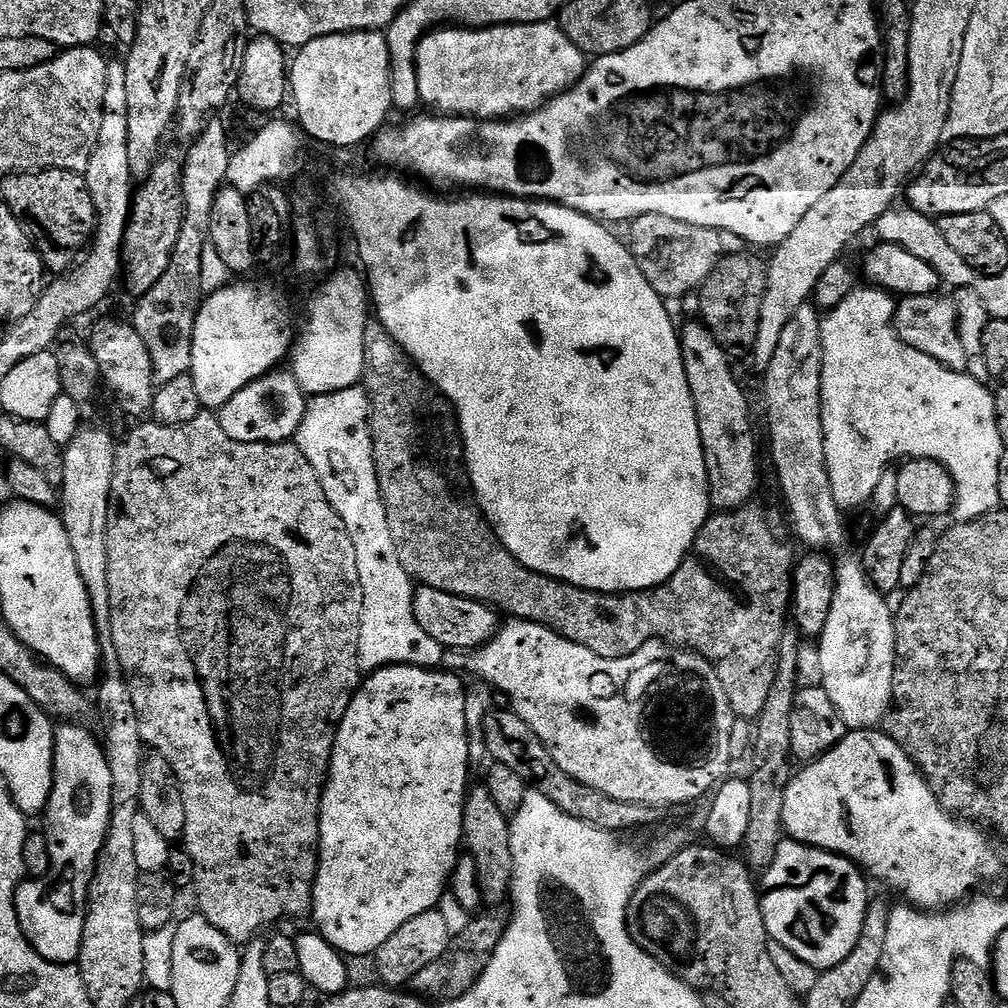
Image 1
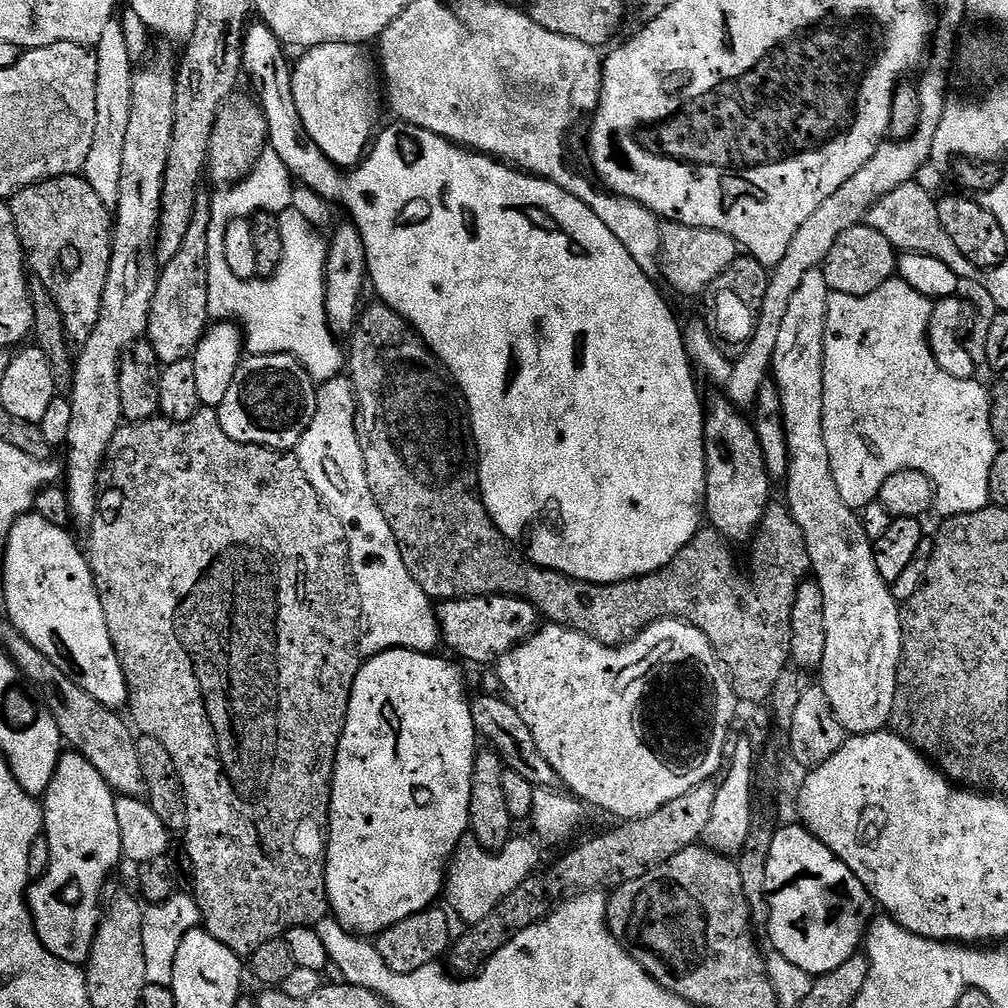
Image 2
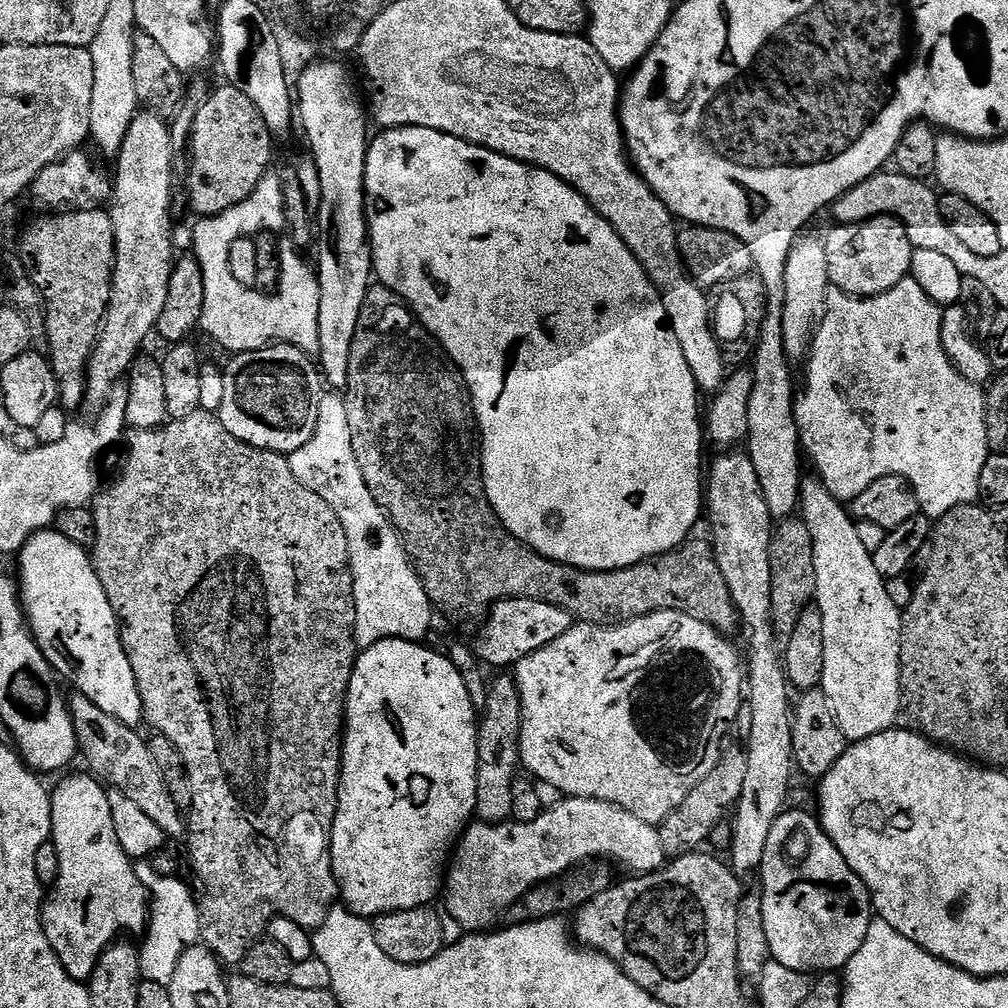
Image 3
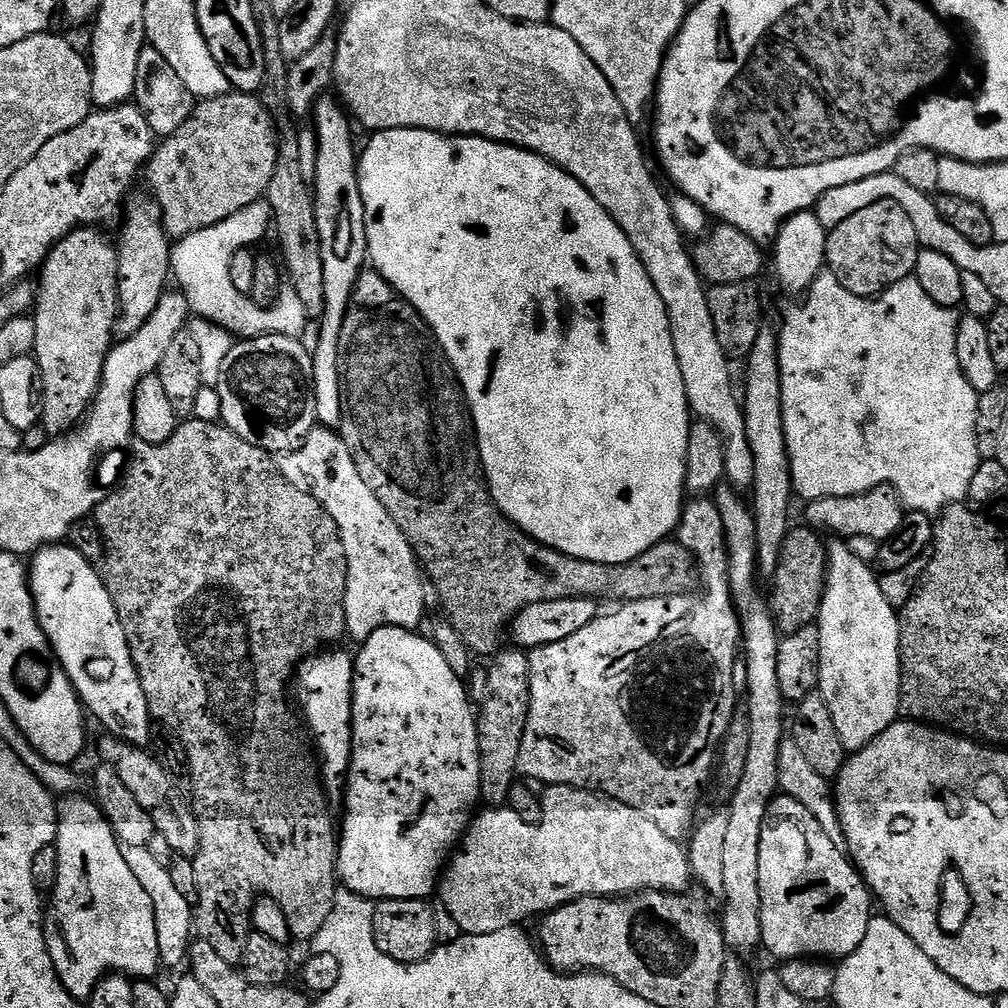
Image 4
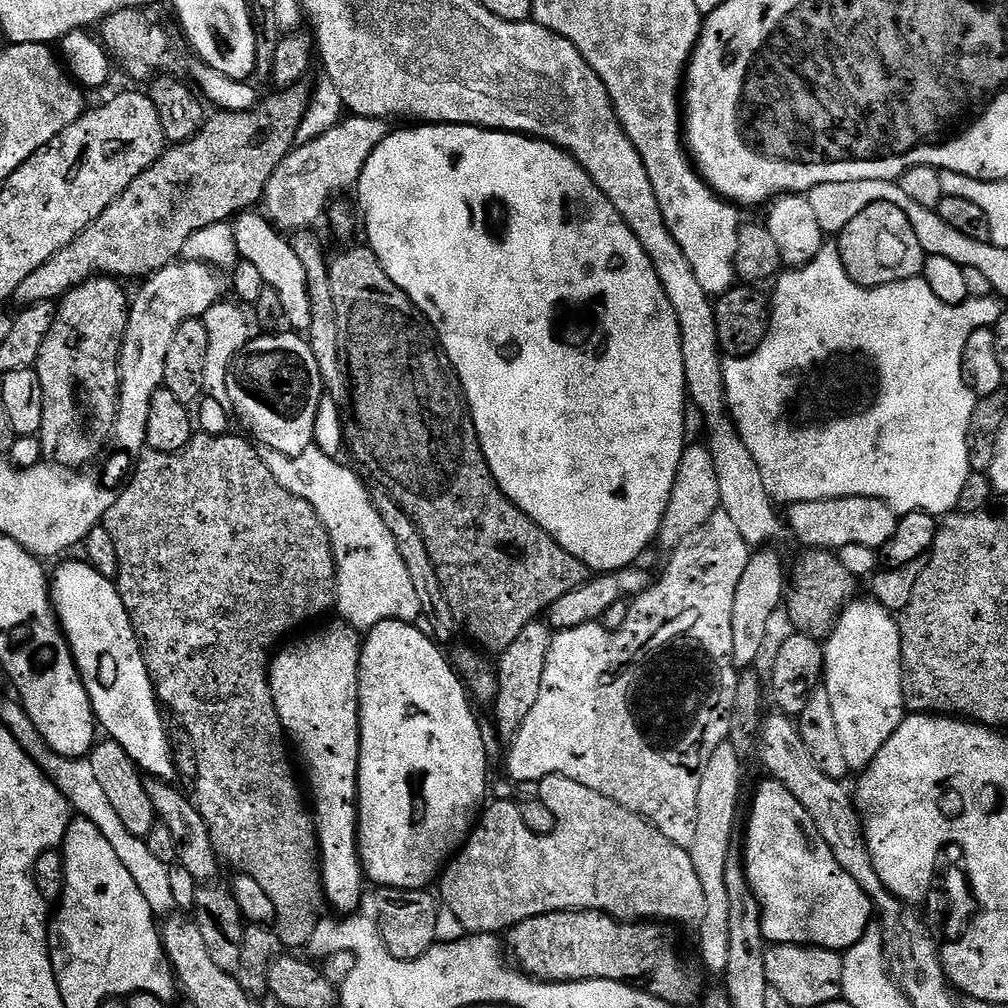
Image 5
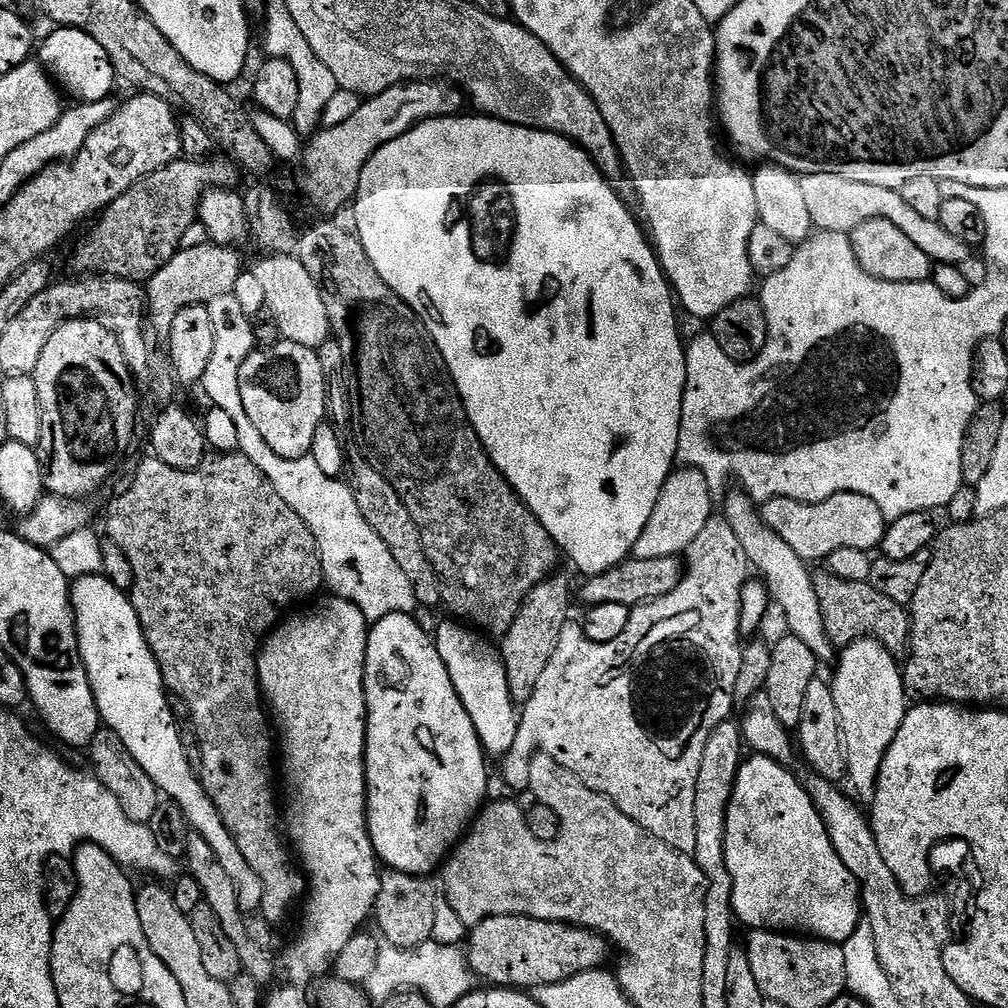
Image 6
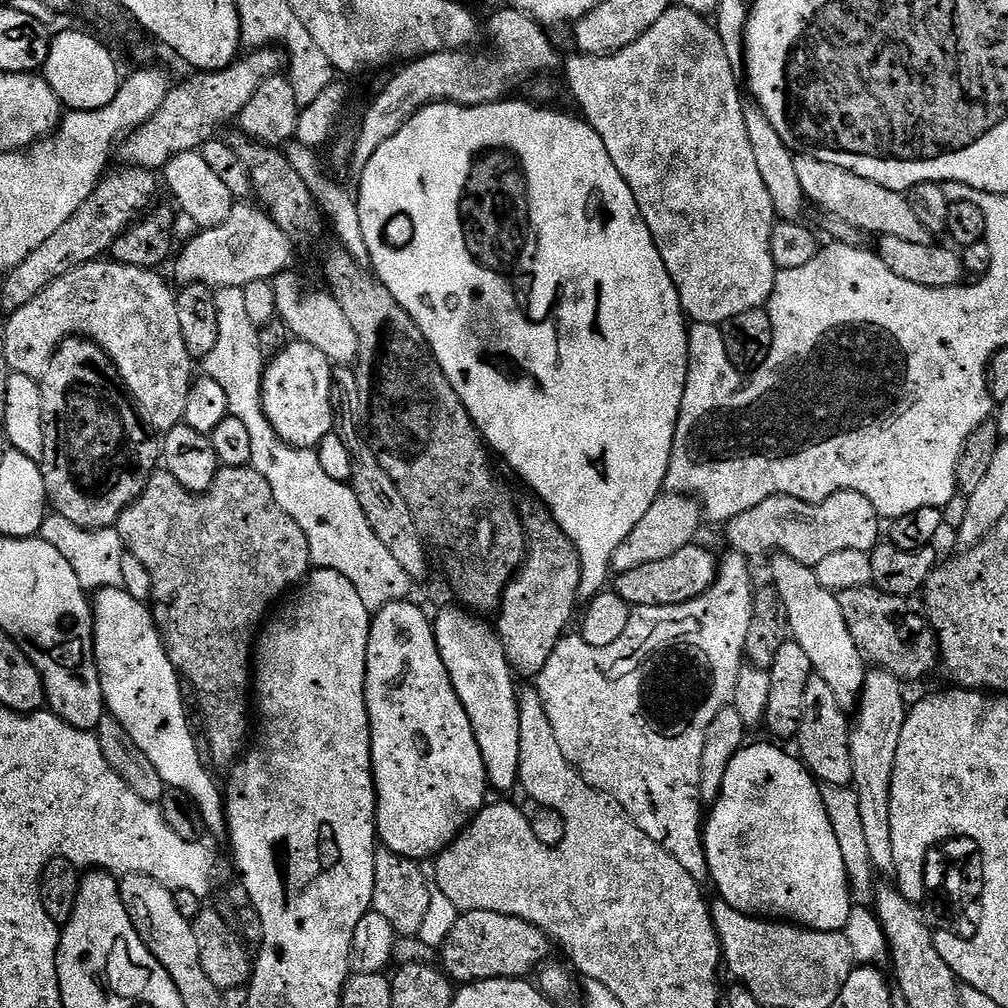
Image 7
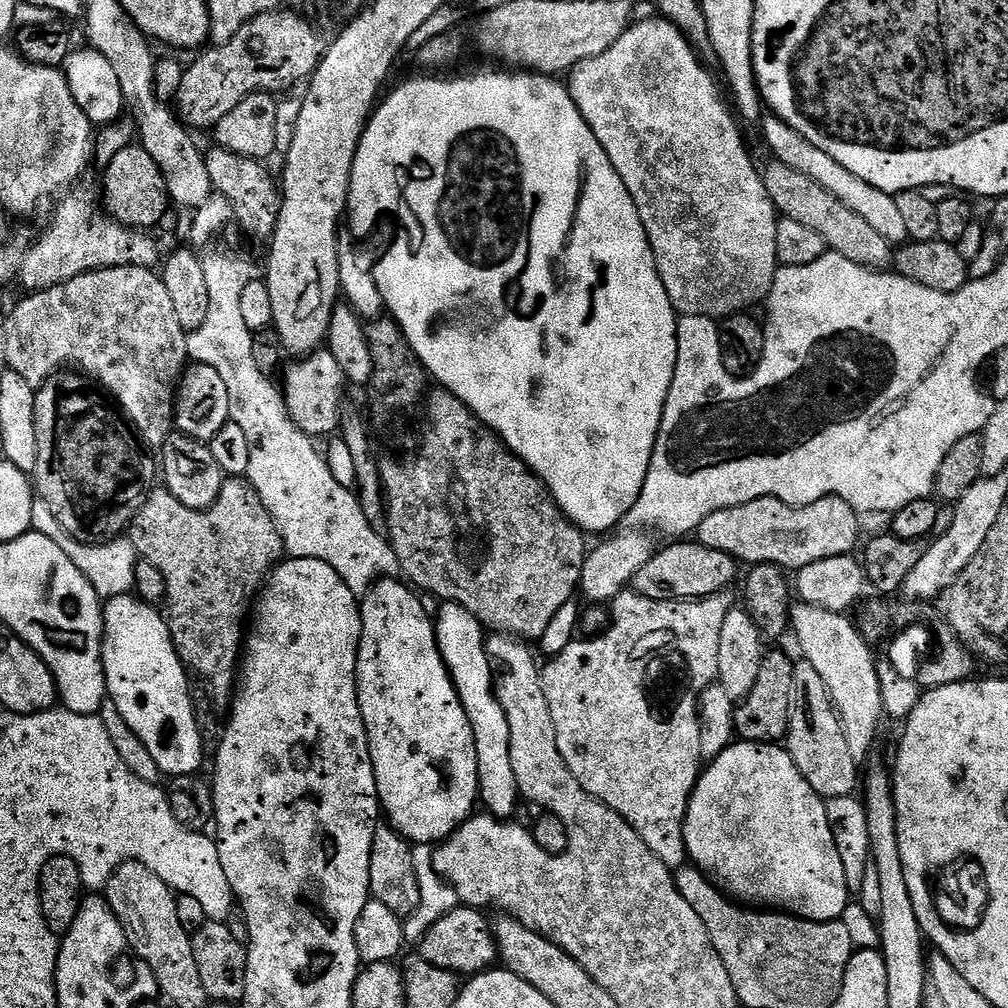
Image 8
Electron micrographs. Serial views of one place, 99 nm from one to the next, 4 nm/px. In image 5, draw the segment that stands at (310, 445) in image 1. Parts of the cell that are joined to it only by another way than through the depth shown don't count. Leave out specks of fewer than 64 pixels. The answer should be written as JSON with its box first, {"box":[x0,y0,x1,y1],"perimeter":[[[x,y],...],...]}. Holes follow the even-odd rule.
{"box":[259,447,420,634],"perimeter":[[[261,447],[259,453],[277,482],[290,490],[290,494],[310,502],[322,526],[326,526],[336,559],[334,608],[337,613],[340,611],[339,619],[361,634],[371,632],[374,626],[387,620],[419,621],[420,604],[410,572],[399,557],[394,536],[380,517],[377,501],[368,493],[363,482],[344,464],[337,466],[336,480],[320,480],[324,476],[326,457],[319,450],[287,456]]]}

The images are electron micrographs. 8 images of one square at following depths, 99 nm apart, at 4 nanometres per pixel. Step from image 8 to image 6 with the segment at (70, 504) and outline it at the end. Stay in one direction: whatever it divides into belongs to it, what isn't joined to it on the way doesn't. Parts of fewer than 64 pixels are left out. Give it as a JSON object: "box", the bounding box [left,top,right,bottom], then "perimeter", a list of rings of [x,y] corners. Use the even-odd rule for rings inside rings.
{"box":[34,318,136,501],"perimeter":[[[85,318],[83,320],[68,320],[62,326],[50,334],[46,346],[42,346],[42,354],[38,358],[38,366],[34,373],[34,379],[38,386],[38,402],[42,406],[42,438],[38,445],[40,453],[40,465],[44,467],[44,486],[51,495],[63,496],[65,500],[87,501],[87,496],[92,496],[112,475],[116,467],[124,460],[128,447],[132,444],[136,432],[136,388],[132,385],[133,373],[128,367],[126,358],[122,354],[122,346],[118,342],[115,332],[109,330],[108,325],[96,318]]]}

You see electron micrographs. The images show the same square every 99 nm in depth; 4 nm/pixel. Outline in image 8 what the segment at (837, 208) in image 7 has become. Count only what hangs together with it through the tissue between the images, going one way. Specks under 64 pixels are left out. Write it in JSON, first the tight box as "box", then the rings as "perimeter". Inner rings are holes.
{"box":[762,114,908,246],"perimeter":[[[775,114],[765,115],[762,120],[763,124],[764,138],[775,159],[798,170],[798,174],[806,174],[806,178],[814,178],[814,182],[818,182],[818,186],[822,186],[822,190],[830,190],[830,194],[834,194],[834,198],[838,198],[838,202],[850,206],[850,210],[854,210],[854,214],[860,215],[871,228],[878,230],[878,234],[882,234],[882,238],[889,240],[893,246],[903,245],[908,240],[906,225],[893,193],[878,190],[874,186],[870,186],[870,182],[862,182],[862,178],[850,174],[850,170],[846,170],[846,166],[838,166],[838,162],[834,162],[834,158],[830,158],[830,154],[826,154],[826,150],[818,150],[818,146],[806,142],[806,138],[802,138],[798,134],[798,130],[786,126],[786,122],[782,122]]]}

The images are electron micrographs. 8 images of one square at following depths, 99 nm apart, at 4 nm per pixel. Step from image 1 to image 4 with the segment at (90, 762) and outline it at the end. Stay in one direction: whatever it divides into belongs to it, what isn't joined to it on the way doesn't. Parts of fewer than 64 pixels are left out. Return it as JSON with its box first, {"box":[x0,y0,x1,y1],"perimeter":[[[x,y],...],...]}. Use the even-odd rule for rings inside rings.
{"box":[44,794,162,1002],"perimeter":[[[69,794],[57,803],[54,846],[58,850],[58,882],[50,894],[52,909],[49,907],[44,917],[44,937],[46,938],[46,946],[50,950],[50,958],[54,962],[54,970],[58,974],[62,986],[66,986],[66,990],[75,1000],[86,1002],[92,997],[92,992],[98,986],[98,982],[109,974],[116,973],[129,978],[155,977],[155,972],[161,971],[162,965],[158,954],[158,926],[154,922],[154,902],[150,902],[150,894],[146,894],[146,890],[139,884],[138,878],[134,878],[134,874],[130,871],[130,866],[124,857],[124,848],[116,840],[110,822],[104,816],[104,811],[100,809],[95,799],[88,797],[87,800],[84,794]]]}

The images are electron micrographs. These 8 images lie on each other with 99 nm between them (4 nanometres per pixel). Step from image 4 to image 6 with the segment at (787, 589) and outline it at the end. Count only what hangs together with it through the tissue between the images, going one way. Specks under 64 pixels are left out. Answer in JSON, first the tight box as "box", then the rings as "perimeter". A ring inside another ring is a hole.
{"box":[812,570,912,654],"perimeter":[[[827,570],[817,571],[812,581],[818,594],[824,625],[833,645],[847,646],[855,640],[872,637],[879,640],[890,653],[904,654],[909,651],[912,618],[905,605],[894,602],[894,598],[886,598],[886,594],[878,594],[878,590],[874,590],[870,583],[846,582],[846,578],[838,578]]]}

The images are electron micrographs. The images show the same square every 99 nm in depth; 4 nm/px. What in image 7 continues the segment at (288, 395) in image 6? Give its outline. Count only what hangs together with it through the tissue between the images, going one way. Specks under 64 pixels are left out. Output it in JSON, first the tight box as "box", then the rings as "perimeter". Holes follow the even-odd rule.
{"box":[261,342,334,449],"perimeter":[[[290,342],[273,360],[267,361],[261,378],[261,406],[276,437],[289,448],[315,449],[334,428],[334,413],[326,406],[330,388],[326,380],[326,361],[314,346]]]}

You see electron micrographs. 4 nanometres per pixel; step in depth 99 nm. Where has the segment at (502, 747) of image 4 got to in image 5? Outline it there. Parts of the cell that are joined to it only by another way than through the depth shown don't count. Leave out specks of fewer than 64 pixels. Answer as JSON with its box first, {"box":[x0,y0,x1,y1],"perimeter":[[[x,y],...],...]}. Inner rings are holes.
{"box":[491,622,553,738],"perimeter":[[[533,622],[525,626],[522,634],[510,642],[506,651],[499,653],[495,661],[496,698],[491,701],[492,716],[496,719],[496,728],[505,738],[515,736],[526,722],[526,714],[534,710],[534,702],[538,702],[538,690],[542,688],[542,670],[546,668],[546,654],[552,645],[553,629],[544,622]]]}

